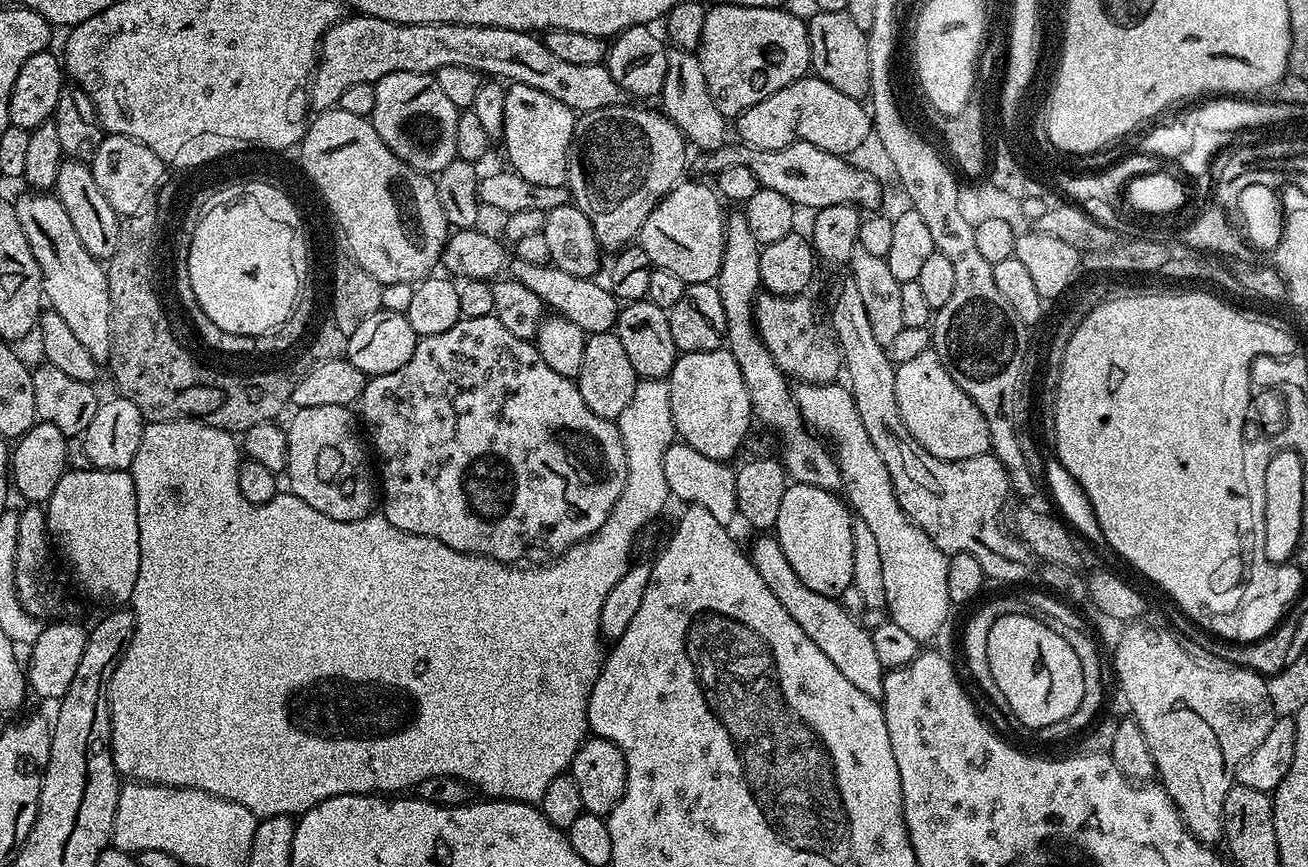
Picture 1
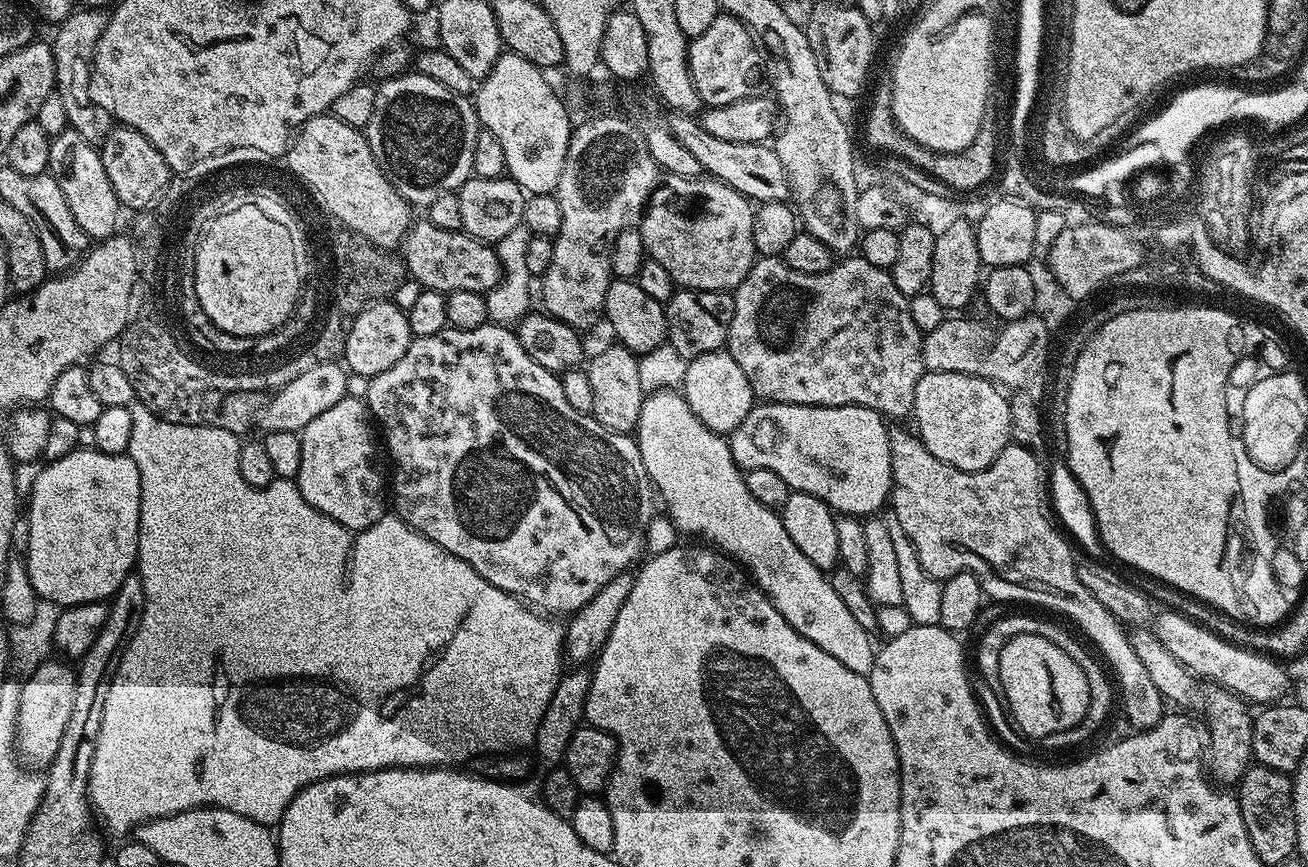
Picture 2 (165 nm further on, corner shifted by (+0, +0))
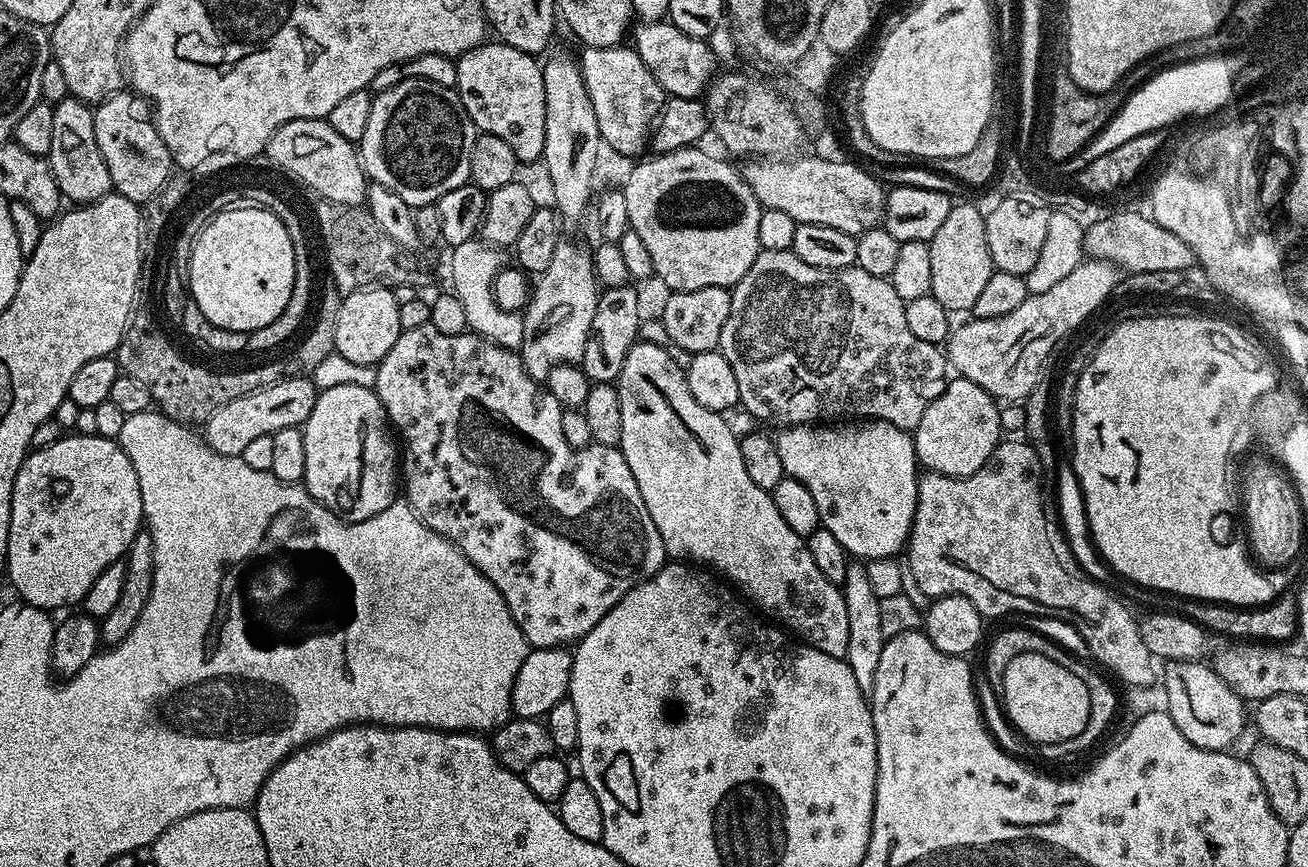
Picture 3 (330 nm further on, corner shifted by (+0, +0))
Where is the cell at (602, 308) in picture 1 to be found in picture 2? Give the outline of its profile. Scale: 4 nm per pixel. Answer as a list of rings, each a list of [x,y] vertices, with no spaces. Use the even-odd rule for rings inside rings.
[[[417,219],[412,227],[408,229],[407,236],[402,241],[402,259],[407,275],[413,280],[417,280],[421,289],[429,288],[435,292],[445,294],[454,290],[474,290],[487,294],[502,275],[502,265],[496,257],[496,249],[493,245],[486,244],[482,240],[475,240],[463,230],[452,228],[439,228],[436,224],[431,224],[428,220]]]

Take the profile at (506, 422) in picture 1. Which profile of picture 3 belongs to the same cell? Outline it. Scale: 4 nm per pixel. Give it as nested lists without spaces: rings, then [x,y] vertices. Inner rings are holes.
[[[432,323],[426,326],[418,326],[418,330],[403,330],[402,336],[405,341],[412,340],[412,344],[416,348],[404,348],[405,345],[403,343],[398,343],[392,347],[390,354],[386,354],[386,358],[381,360],[378,365],[374,391],[384,404],[384,409],[388,412],[389,421],[394,425],[395,431],[402,441],[402,492],[403,495],[404,492],[408,495],[405,496],[407,503],[411,504],[412,509],[420,515],[422,522],[429,531],[436,532],[441,538],[447,540],[449,545],[455,548],[457,553],[463,556],[465,561],[471,564],[473,569],[479,572],[481,577],[487,580],[491,587],[498,590],[498,594],[502,594],[502,598],[506,602],[506,606],[510,610],[514,622],[522,630],[525,640],[528,641],[533,649],[558,648],[583,640],[588,632],[598,626],[598,622],[602,622],[606,618],[606,614],[610,609],[618,606],[618,602],[627,592],[637,588],[642,581],[655,576],[666,563],[662,534],[658,534],[658,526],[654,526],[654,518],[650,518],[650,510],[646,510],[646,502],[642,502],[642,490],[638,490],[638,482],[634,478],[630,466],[626,466],[626,458],[620,453],[619,447],[607,448],[605,444],[595,442],[589,448],[572,448],[570,442],[566,440],[566,434],[562,432],[562,414],[564,413],[564,409],[560,407],[558,398],[554,398],[554,394],[548,391],[543,383],[538,382],[528,373],[524,368],[524,361],[520,359],[519,355],[513,349],[504,348],[500,344],[493,342],[493,340],[487,340],[484,336],[477,336],[471,331],[463,332],[462,334],[442,334],[442,330],[434,330]]]

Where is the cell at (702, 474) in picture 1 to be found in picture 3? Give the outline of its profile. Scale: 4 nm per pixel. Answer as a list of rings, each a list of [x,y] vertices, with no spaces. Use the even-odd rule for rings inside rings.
[[[885,420],[848,422],[843,426],[784,426],[775,433],[776,449],[785,473],[801,480],[818,502],[822,526],[842,542],[849,557],[864,562],[896,558],[905,551],[916,518],[920,476],[916,446],[907,431]]]

